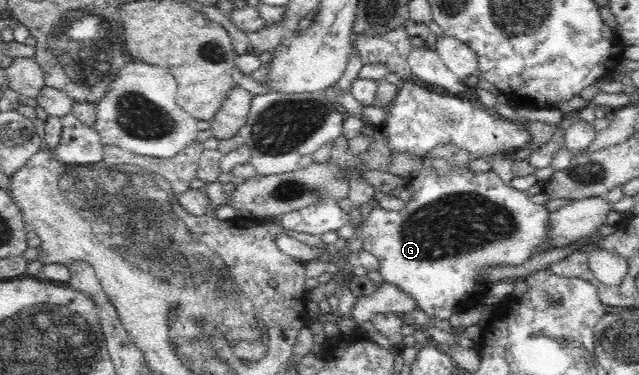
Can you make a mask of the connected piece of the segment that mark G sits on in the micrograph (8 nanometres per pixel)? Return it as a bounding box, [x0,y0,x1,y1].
[354,144,550,319]

